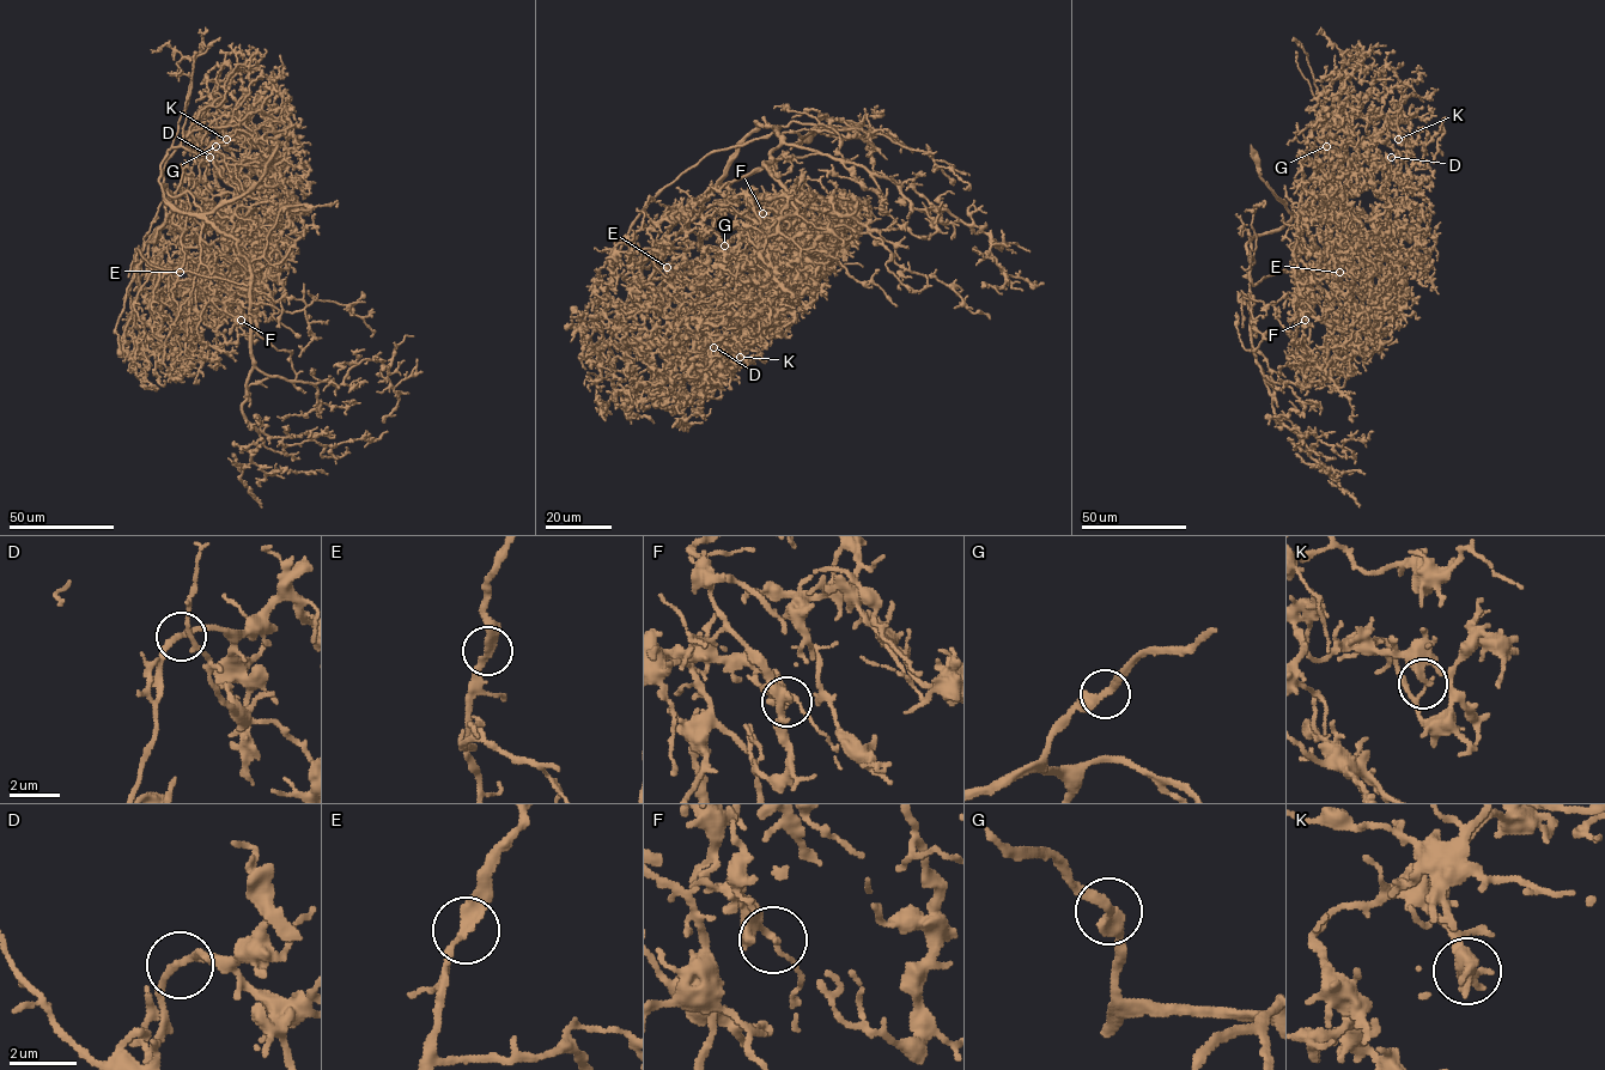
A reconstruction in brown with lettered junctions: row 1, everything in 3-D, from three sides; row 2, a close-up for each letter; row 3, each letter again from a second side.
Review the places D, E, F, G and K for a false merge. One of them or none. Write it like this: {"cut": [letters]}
{"cut": []}

